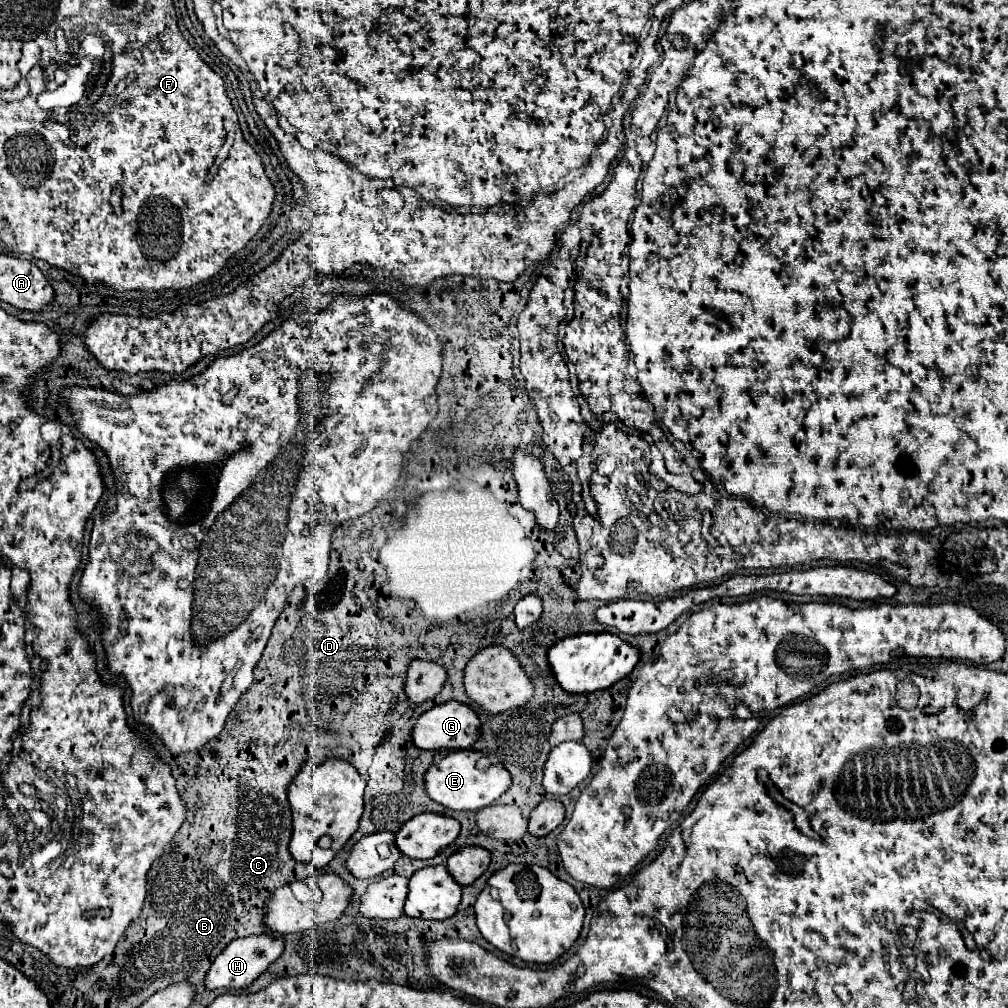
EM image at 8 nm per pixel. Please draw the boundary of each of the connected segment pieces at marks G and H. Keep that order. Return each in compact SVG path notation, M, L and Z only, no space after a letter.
M444 702L420 716L412 730L412 738L418 748L428 750L472 748L480 738L480 724L480 716L470 706L462 702Z
M268 934L262 936L246 936L246 938L236 938L232 940L212 962L208 976L206 976L206 988L208 990L244 990L248 988L274 960L280 958L284 952L284 940L282 938L272 938Z

